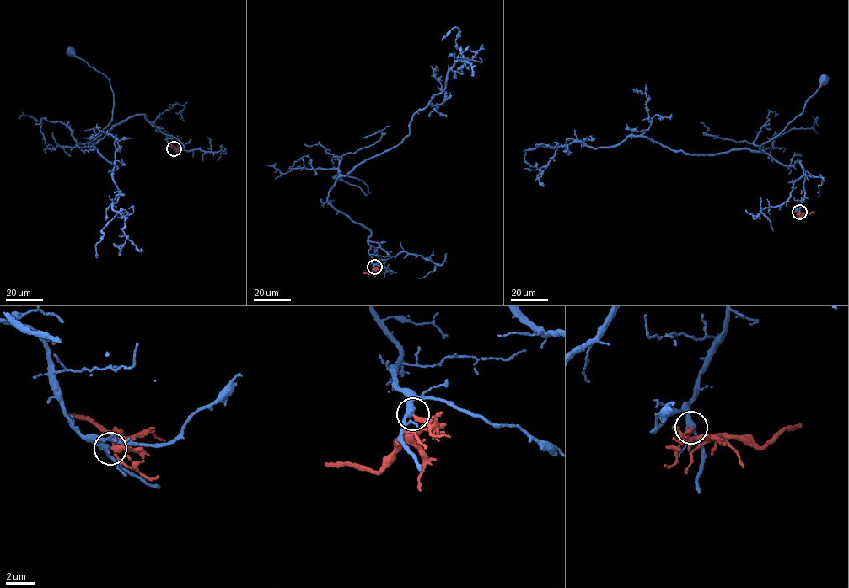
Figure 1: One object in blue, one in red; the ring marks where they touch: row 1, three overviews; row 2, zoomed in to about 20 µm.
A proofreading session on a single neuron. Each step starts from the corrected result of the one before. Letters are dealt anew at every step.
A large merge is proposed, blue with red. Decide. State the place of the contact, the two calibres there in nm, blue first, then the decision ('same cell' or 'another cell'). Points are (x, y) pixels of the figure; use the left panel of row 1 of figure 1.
(174, 148) | 360/360 nm | another cell

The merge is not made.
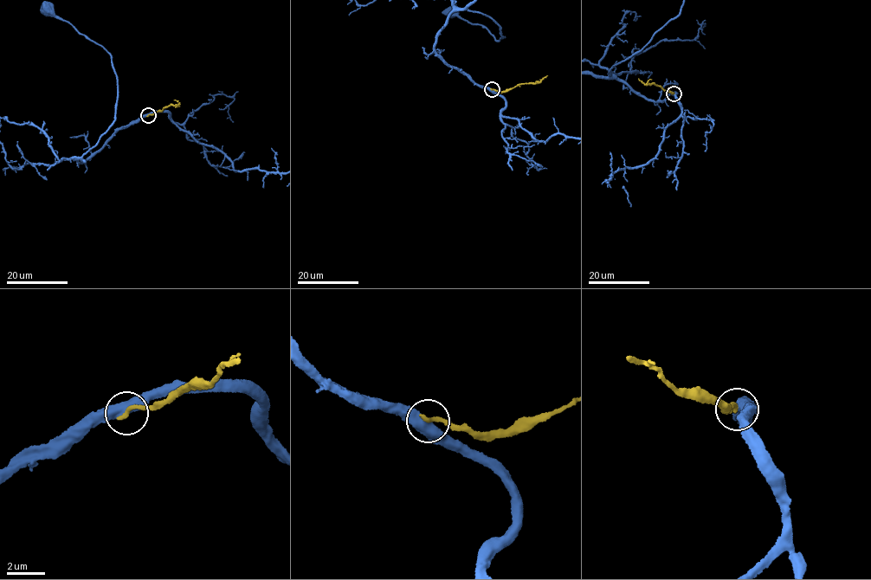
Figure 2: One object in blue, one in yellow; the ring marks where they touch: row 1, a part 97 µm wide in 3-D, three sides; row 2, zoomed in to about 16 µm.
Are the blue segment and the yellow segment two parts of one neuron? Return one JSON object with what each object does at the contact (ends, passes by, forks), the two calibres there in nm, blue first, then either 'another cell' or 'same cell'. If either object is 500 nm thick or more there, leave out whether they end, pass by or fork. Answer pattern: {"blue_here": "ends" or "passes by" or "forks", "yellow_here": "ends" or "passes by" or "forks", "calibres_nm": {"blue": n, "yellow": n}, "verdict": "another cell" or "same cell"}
{"calibres_nm": {"blue": 500, "yellow": 260}, "verdict": "another cell"}

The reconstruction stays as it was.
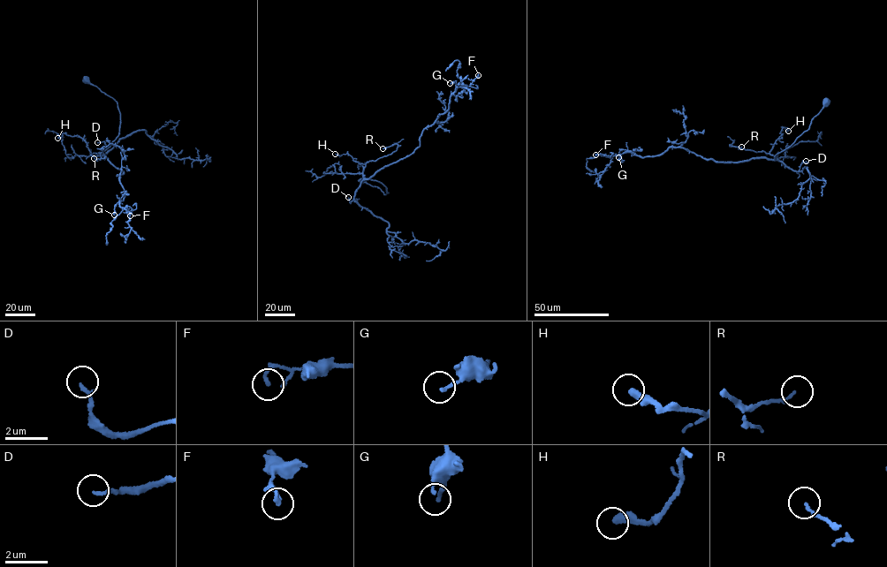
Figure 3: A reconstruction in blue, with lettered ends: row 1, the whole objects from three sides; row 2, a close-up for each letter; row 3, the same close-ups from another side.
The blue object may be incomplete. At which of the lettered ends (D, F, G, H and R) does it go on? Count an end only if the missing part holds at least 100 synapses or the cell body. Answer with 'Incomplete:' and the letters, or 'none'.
Incomplete: none

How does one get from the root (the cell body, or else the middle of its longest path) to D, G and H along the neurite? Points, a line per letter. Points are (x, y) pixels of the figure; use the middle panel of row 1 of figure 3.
D: (364, 179), (384, 194), (389, 192), (383, 184), (366, 178), (355, 192), (357, 201), (348, 197)
G: (364, 179), (389, 192), (370, 177), (419, 146), (422, 130), (448, 109), (456, 87), (455, 81), (450, 83)
H: (364, 179), (384, 194), (389, 192), (383, 184), (364, 177), (362, 164), (347, 154), (335, 154)

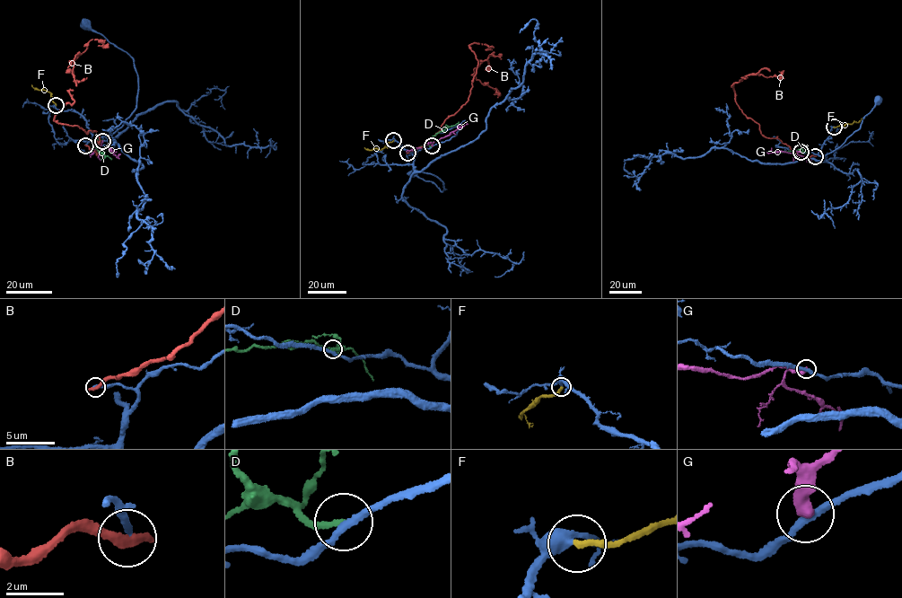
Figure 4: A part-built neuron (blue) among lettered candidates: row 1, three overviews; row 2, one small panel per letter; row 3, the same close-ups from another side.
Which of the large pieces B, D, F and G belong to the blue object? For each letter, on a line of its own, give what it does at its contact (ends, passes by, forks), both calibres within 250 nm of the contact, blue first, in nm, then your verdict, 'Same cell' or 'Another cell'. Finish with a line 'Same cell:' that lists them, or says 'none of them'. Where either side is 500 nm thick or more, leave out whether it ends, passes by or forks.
B: It ends there. Thickness 200 nm (blue) against 360 nm. Another cell
D: It ends there. Thickness 240 nm (blue) against 200 nm. Another cell
F: It ends there. Thickness 360 nm (blue) against 200 nm. Same cell
G: It ends there. Thickness 240 nm (blue) against 400 nm. Another cell
Same cell: F

